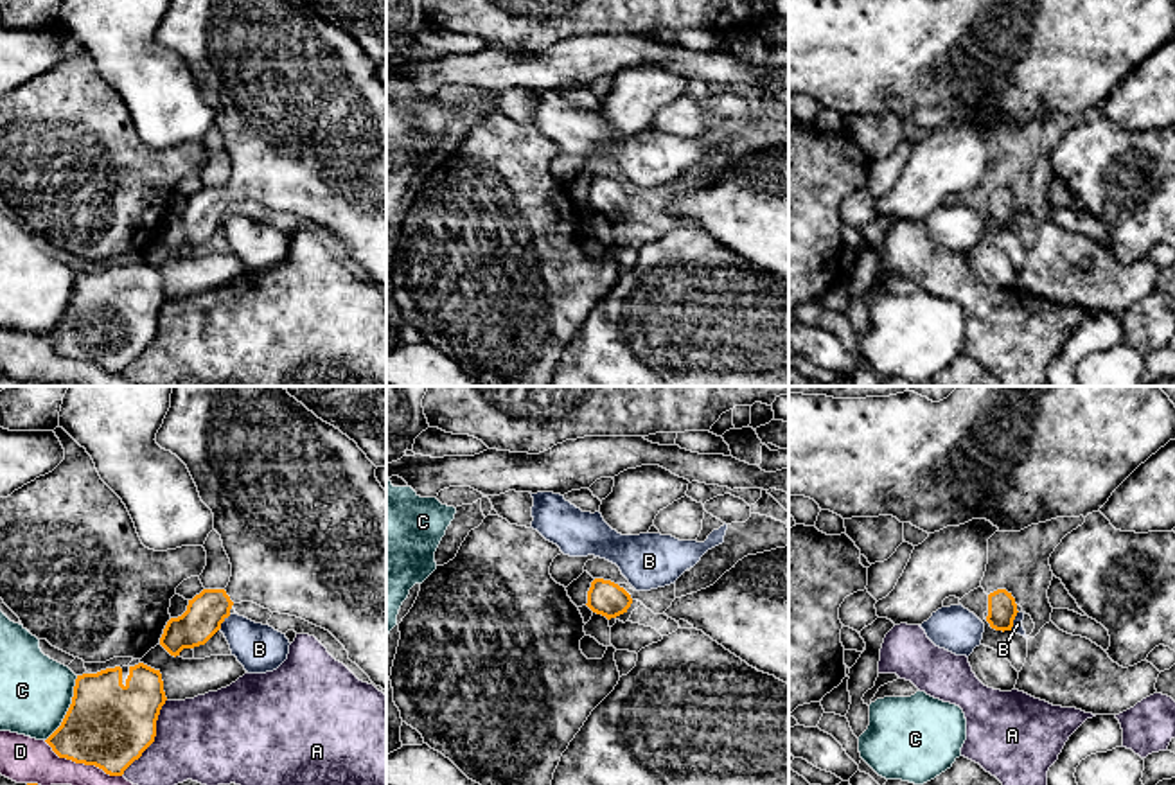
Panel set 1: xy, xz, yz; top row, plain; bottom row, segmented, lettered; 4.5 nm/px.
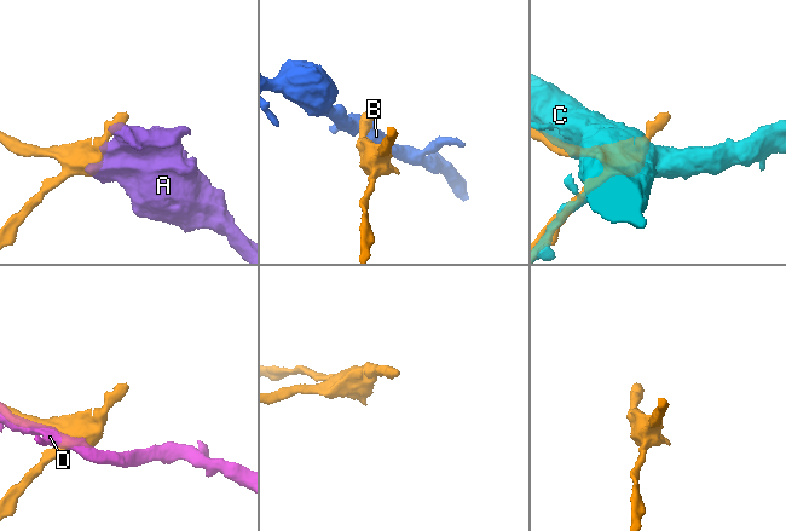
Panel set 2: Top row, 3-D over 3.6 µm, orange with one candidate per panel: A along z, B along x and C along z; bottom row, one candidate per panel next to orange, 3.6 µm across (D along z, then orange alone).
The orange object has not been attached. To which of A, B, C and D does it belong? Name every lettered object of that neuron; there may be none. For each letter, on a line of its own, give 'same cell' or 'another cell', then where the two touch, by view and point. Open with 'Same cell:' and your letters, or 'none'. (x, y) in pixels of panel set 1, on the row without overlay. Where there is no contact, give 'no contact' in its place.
Same cell: none
A: another cell; meets orange in xy at (155, 333)
B: another cell; meets orange in yz at (1014, 216)
C: another cell; meets orange in xy at (69, 306)
D: another cell; meets orange in xy at (83, 360)

